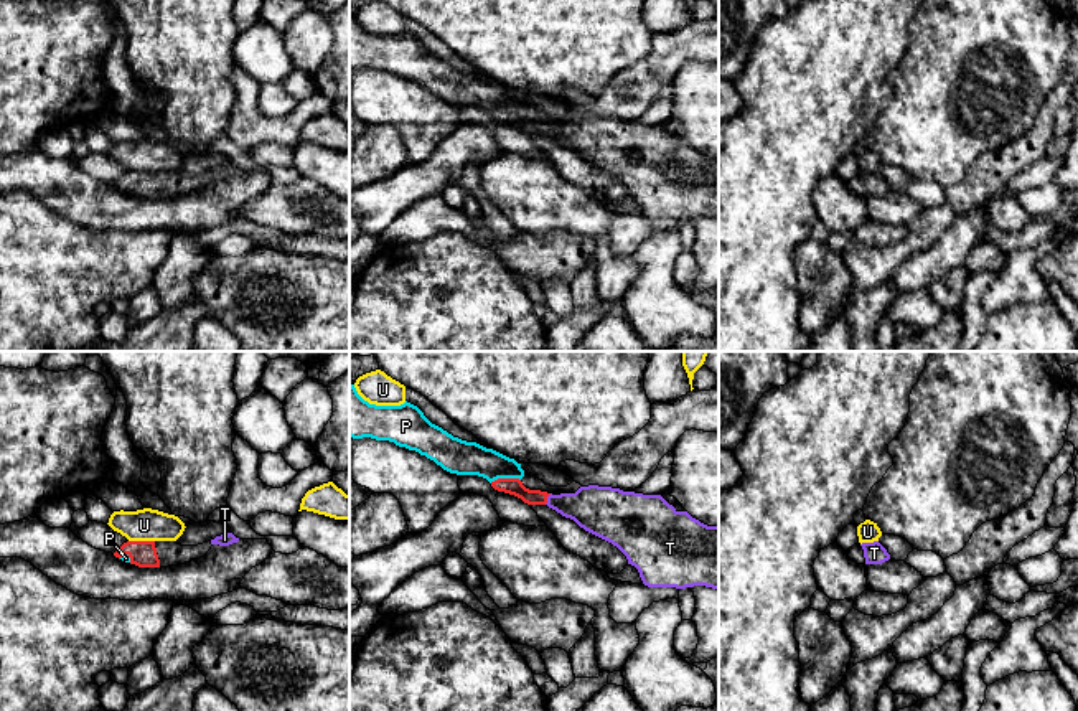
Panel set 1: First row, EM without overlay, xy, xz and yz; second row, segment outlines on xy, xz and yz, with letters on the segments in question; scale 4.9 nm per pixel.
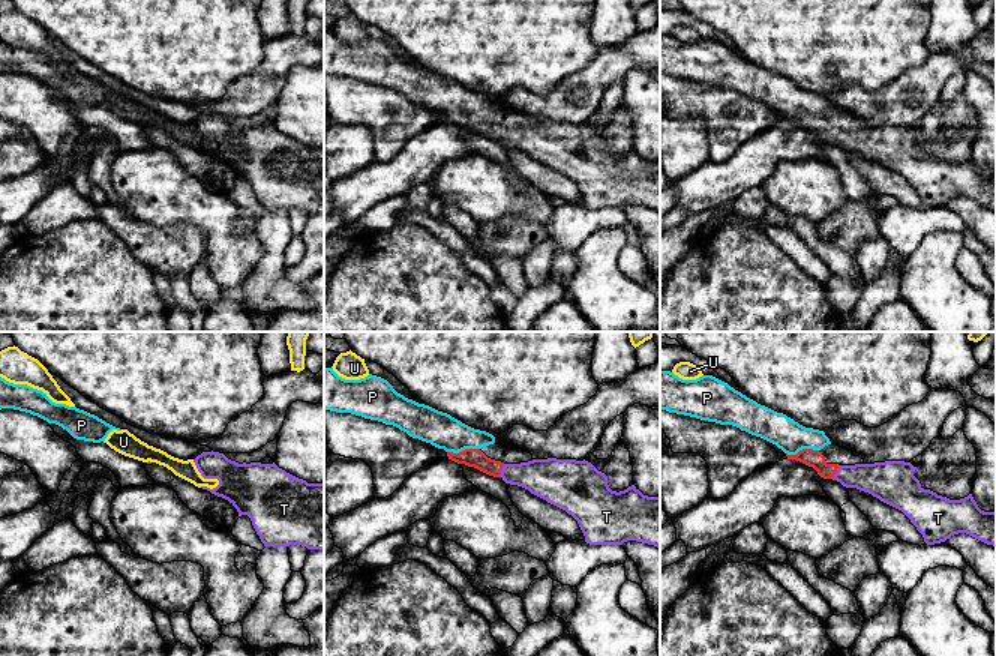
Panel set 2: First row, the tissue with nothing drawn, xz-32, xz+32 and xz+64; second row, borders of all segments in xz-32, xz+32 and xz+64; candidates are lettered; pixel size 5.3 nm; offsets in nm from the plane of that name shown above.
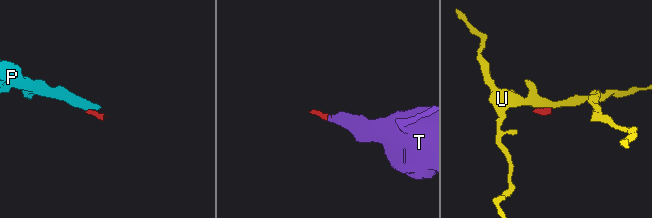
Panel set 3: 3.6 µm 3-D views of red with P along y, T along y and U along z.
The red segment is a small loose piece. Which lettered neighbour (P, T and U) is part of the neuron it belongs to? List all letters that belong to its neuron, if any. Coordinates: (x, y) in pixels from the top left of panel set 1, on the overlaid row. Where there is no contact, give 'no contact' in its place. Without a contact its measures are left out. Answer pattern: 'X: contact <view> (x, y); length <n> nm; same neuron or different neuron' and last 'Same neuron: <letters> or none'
P: contact xz (505, 479); length 150 nm; same neuron
T: contact xz (546, 499); length 70 nm; same neuron
U: contact xy (142, 541); length 130 nm; different neuron
Same neuron: P, T

